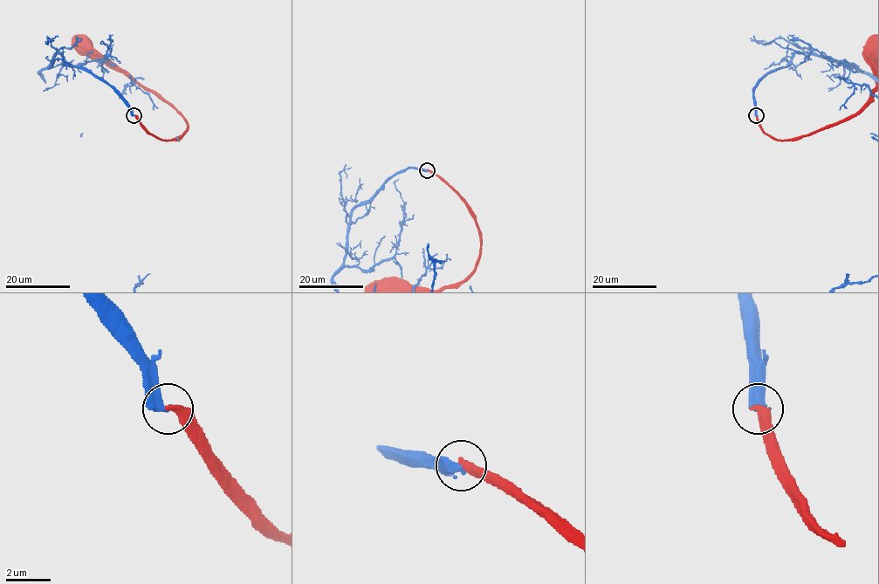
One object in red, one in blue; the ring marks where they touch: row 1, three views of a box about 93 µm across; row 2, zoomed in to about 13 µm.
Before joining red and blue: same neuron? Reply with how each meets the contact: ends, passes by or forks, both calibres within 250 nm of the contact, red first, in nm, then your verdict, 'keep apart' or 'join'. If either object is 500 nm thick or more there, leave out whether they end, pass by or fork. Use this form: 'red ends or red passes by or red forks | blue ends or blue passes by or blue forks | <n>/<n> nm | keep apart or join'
red ends | blue ends | 420/460 nm | keep apart

